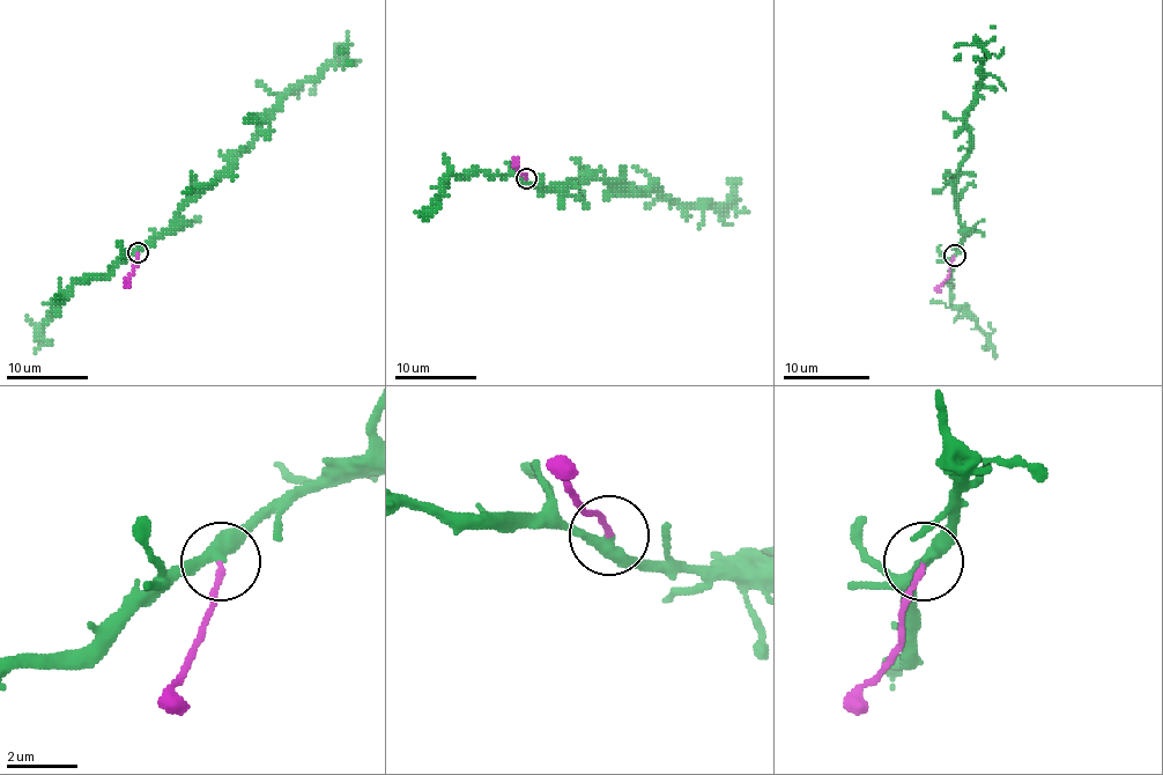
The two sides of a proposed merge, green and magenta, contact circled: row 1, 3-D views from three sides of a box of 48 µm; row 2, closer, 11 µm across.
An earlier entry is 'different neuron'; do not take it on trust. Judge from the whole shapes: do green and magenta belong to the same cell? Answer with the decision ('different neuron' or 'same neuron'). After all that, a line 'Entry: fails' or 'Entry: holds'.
different neuron
Entry: holds

